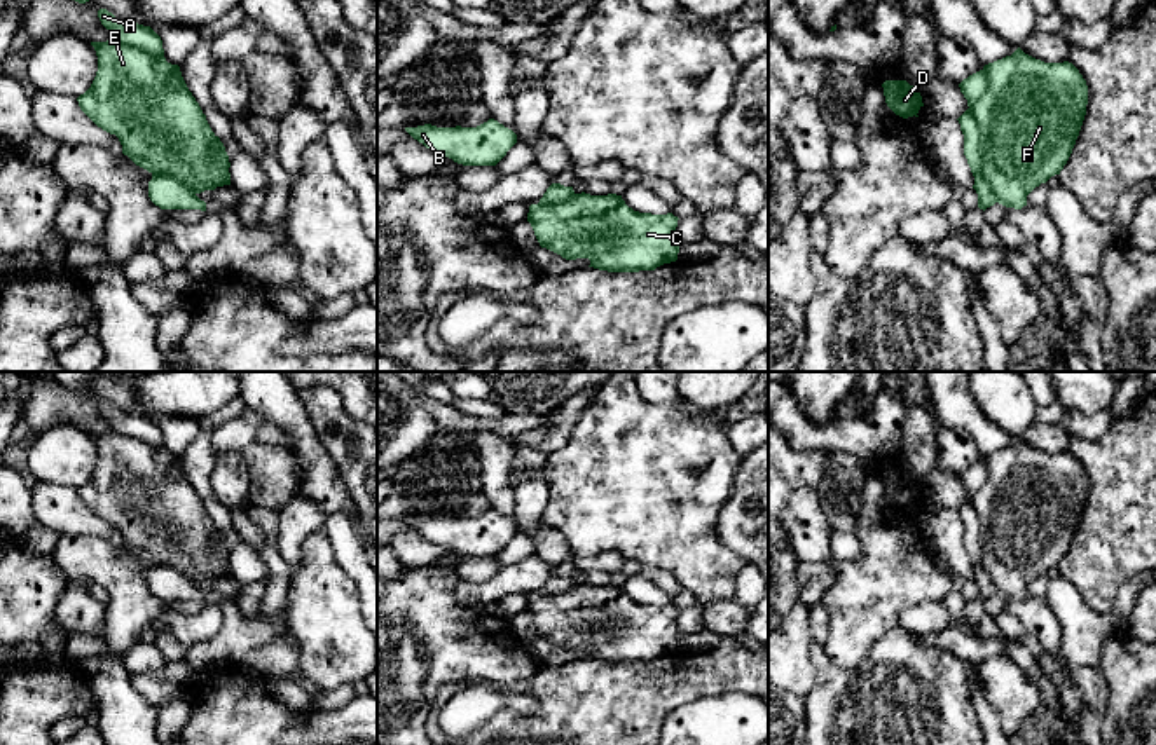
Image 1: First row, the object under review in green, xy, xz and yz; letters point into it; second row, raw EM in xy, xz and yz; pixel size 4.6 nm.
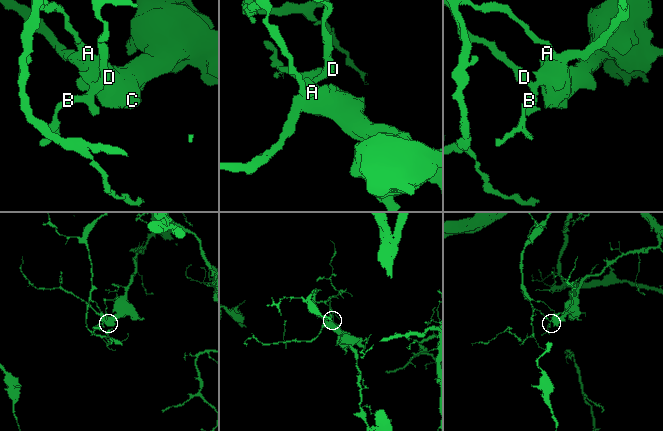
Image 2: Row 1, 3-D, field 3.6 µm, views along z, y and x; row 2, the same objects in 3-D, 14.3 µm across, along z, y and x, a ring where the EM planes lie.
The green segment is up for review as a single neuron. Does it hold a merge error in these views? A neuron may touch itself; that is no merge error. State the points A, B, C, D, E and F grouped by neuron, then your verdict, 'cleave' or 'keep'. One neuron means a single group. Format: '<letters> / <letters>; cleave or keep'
A / B C D E F; cleave

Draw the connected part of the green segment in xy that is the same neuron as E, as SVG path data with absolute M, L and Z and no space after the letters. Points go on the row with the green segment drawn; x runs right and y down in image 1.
M115 40L91 42L98 72L91 87L77 98L80 110L103 131L115 134L122 154L152 176L168 174L192 194L231 185L231 162L220 138L189 91L180 66Z

